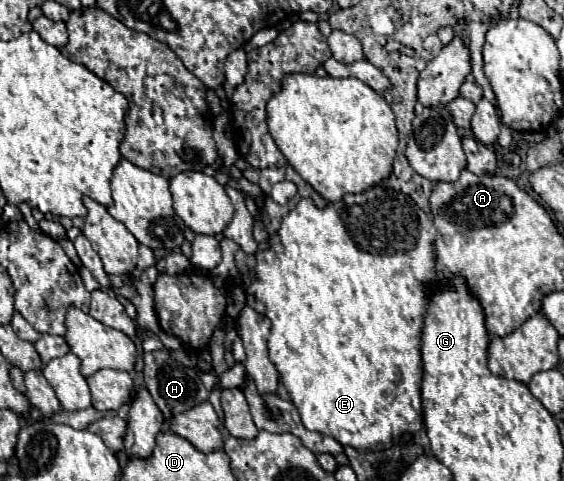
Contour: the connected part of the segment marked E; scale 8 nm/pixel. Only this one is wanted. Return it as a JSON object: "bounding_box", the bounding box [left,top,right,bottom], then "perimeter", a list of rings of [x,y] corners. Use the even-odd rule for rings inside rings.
{"bounding_box":[251,186,436,450],"perimeter":[[[373,186],[363,194],[347,194],[343,200],[327,204],[325,208],[317,208],[311,198],[299,200],[299,204],[281,220],[279,230],[275,236],[269,238],[267,250],[257,250],[257,266],[255,266],[255,282],[251,284],[253,294],[259,302],[267,308],[267,318],[271,320],[271,334],[269,334],[269,358],[279,370],[281,382],[285,384],[291,402],[299,410],[299,416],[303,420],[303,426],[307,430],[321,432],[325,436],[335,438],[343,446],[353,446],[357,450],[375,450],[375,448],[389,448],[399,438],[409,432],[415,434],[421,428],[421,354],[419,354],[419,342],[421,342],[421,328],[423,328],[423,314],[427,308],[427,298],[430,293],[429,286],[436,281],[433,272],[435,256],[433,252],[433,240],[435,240],[435,226],[427,218],[427,214],[403,192],[397,192],[393,188],[381,188]]]}

